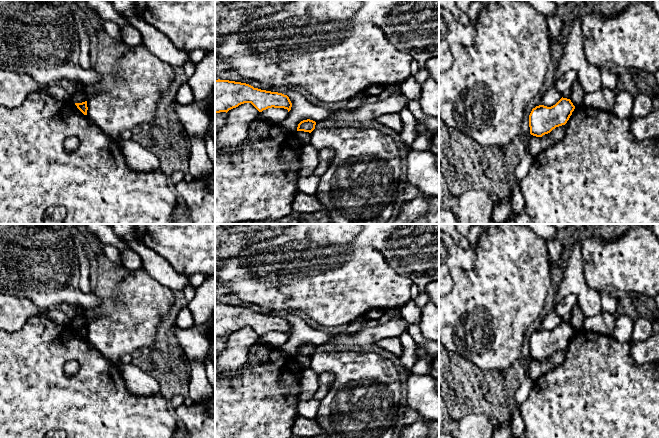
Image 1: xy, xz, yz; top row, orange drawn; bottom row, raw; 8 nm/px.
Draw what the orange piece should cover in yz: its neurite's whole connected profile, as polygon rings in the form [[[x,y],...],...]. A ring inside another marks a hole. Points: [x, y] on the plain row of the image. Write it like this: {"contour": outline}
{"contour": [[[563,321],[551,331],[536,330],[529,339],[530,358],[542,361],[556,351],[565,349],[574,333],[571,324]]]}

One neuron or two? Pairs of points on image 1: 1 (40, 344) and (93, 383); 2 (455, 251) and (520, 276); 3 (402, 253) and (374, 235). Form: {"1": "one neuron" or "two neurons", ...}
{"1": "one neuron", "2": "two neurons", "3": "one neuron"}

